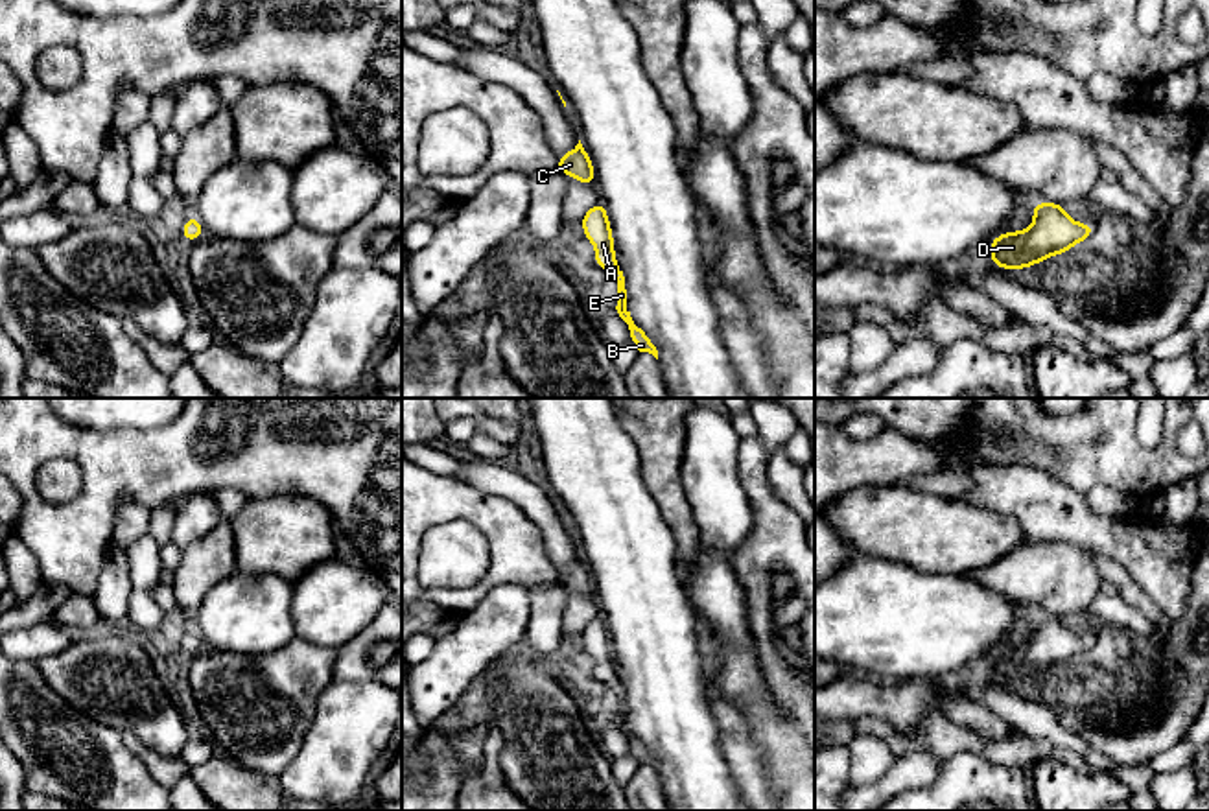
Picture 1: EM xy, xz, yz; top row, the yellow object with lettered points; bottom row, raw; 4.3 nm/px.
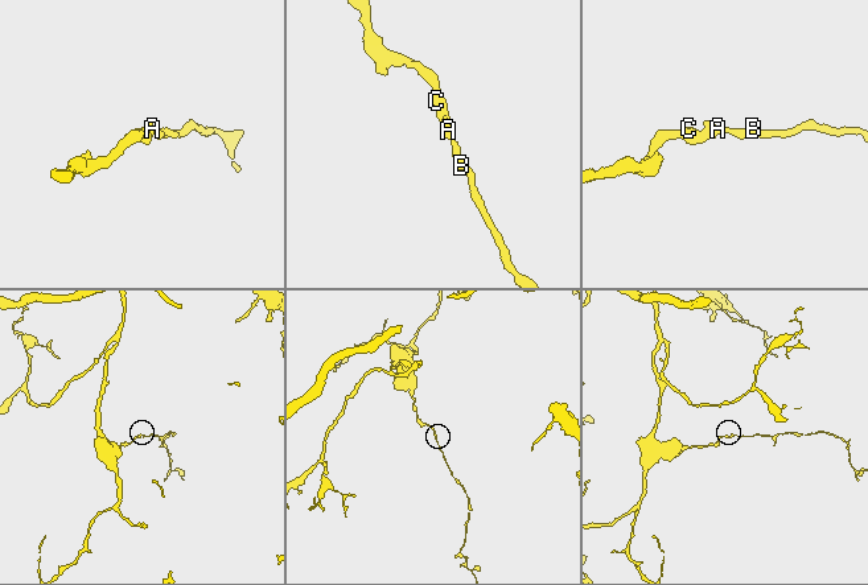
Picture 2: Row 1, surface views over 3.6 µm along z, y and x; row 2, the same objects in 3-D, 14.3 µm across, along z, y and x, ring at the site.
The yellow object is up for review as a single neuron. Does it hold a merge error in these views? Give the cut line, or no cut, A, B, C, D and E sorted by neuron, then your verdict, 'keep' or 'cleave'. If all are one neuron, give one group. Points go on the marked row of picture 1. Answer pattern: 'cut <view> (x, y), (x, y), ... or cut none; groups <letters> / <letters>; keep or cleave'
cut none; groups A B C D E; keep

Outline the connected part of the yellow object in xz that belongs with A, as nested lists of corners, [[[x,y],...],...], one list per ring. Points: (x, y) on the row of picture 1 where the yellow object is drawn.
[[[603,201],[595,203],[581,221],[584,236],[595,245],[595,260],[599,267],[610,273],[617,282],[617,313],[628,324],[628,337],[638,345],[640,352],[649,352],[658,359],[658,350],[647,334],[632,321],[627,308],[627,289],[625,276],[614,256],[614,238],[610,230],[610,221]]]

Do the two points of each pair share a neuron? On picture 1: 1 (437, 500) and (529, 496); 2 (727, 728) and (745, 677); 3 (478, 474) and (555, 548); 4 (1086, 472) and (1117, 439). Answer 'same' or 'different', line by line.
1: different
2: different
3: same
4: same

